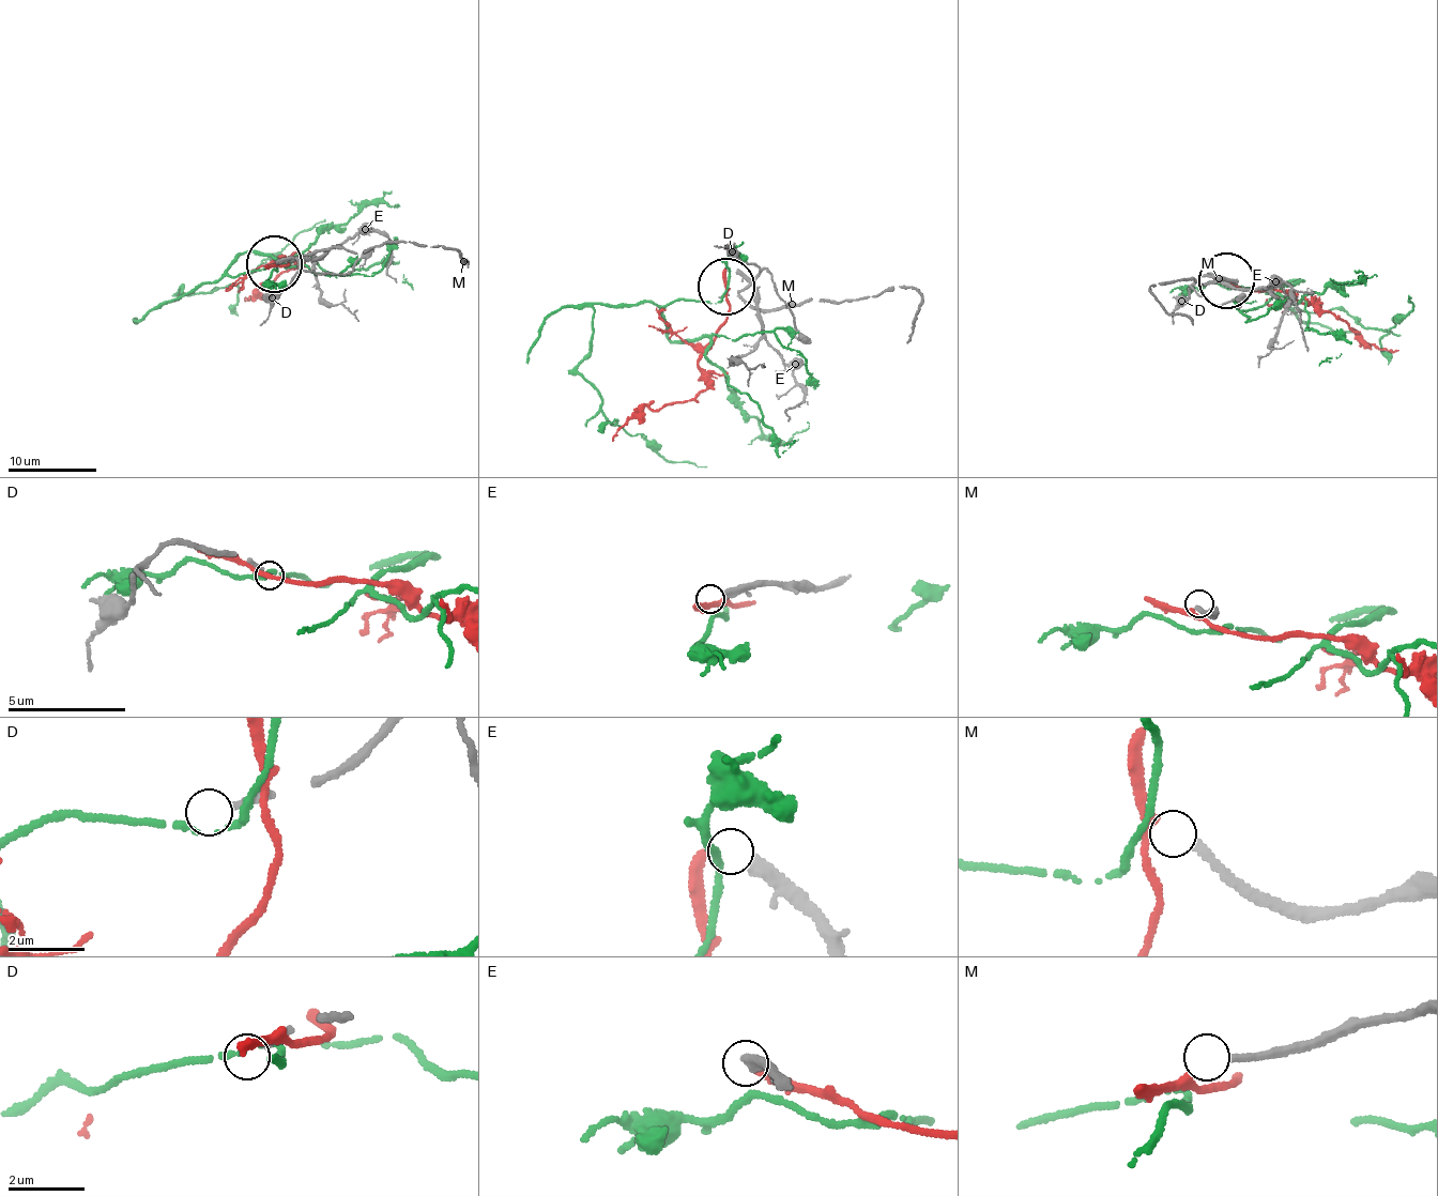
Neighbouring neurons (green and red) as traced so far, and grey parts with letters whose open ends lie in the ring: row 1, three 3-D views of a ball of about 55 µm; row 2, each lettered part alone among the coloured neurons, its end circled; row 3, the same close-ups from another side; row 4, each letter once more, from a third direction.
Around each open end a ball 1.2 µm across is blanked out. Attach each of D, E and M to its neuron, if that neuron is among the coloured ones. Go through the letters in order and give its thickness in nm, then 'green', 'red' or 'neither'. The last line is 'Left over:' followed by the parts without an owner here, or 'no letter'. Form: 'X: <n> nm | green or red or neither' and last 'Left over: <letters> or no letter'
D: 160 nm | neither
E: 240 nm | neither
M: 190 nm | red
Left over: D, E

